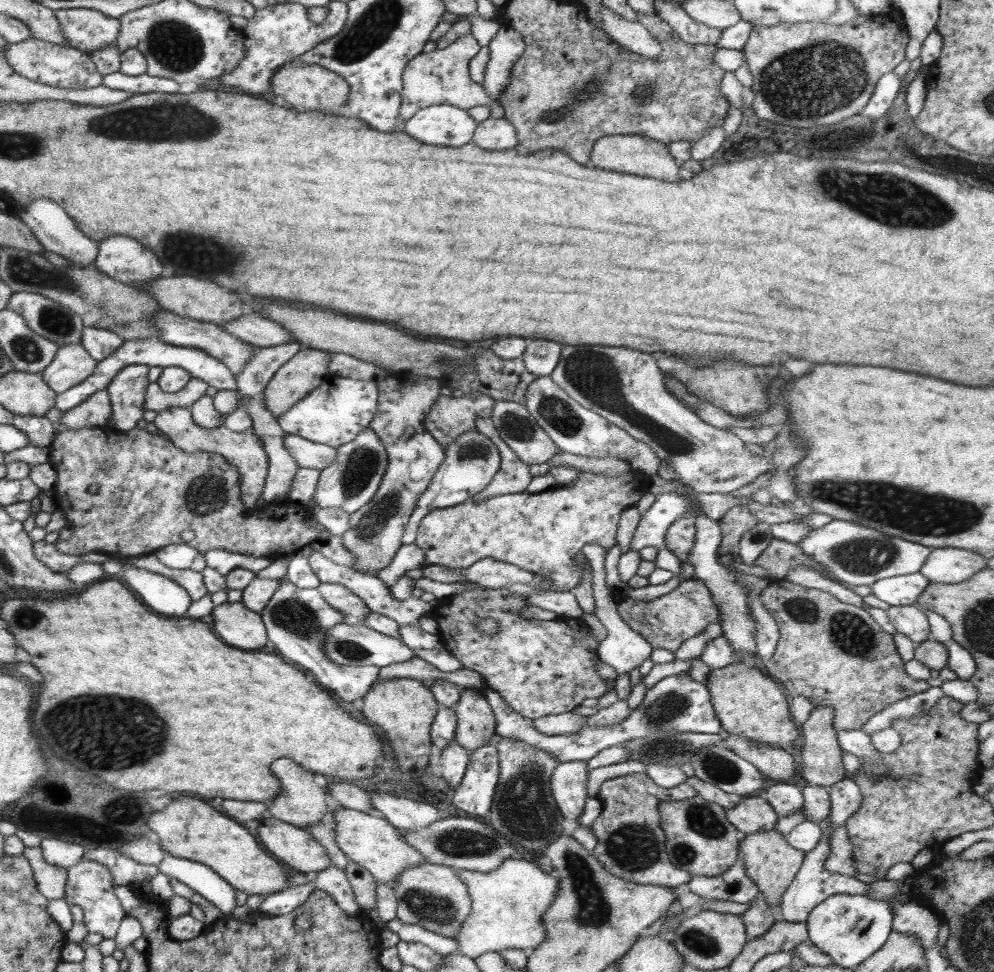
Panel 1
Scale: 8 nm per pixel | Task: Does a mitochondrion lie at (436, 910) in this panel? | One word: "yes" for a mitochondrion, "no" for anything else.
yes

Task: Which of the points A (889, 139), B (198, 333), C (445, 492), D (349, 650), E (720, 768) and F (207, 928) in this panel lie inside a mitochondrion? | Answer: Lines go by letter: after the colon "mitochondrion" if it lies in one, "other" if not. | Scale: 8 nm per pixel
A: other
B: other
C: other
D: mitochondrion
E: mitochondrion
F: other

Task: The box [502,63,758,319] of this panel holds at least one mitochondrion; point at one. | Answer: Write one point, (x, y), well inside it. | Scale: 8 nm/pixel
(591, 87)

